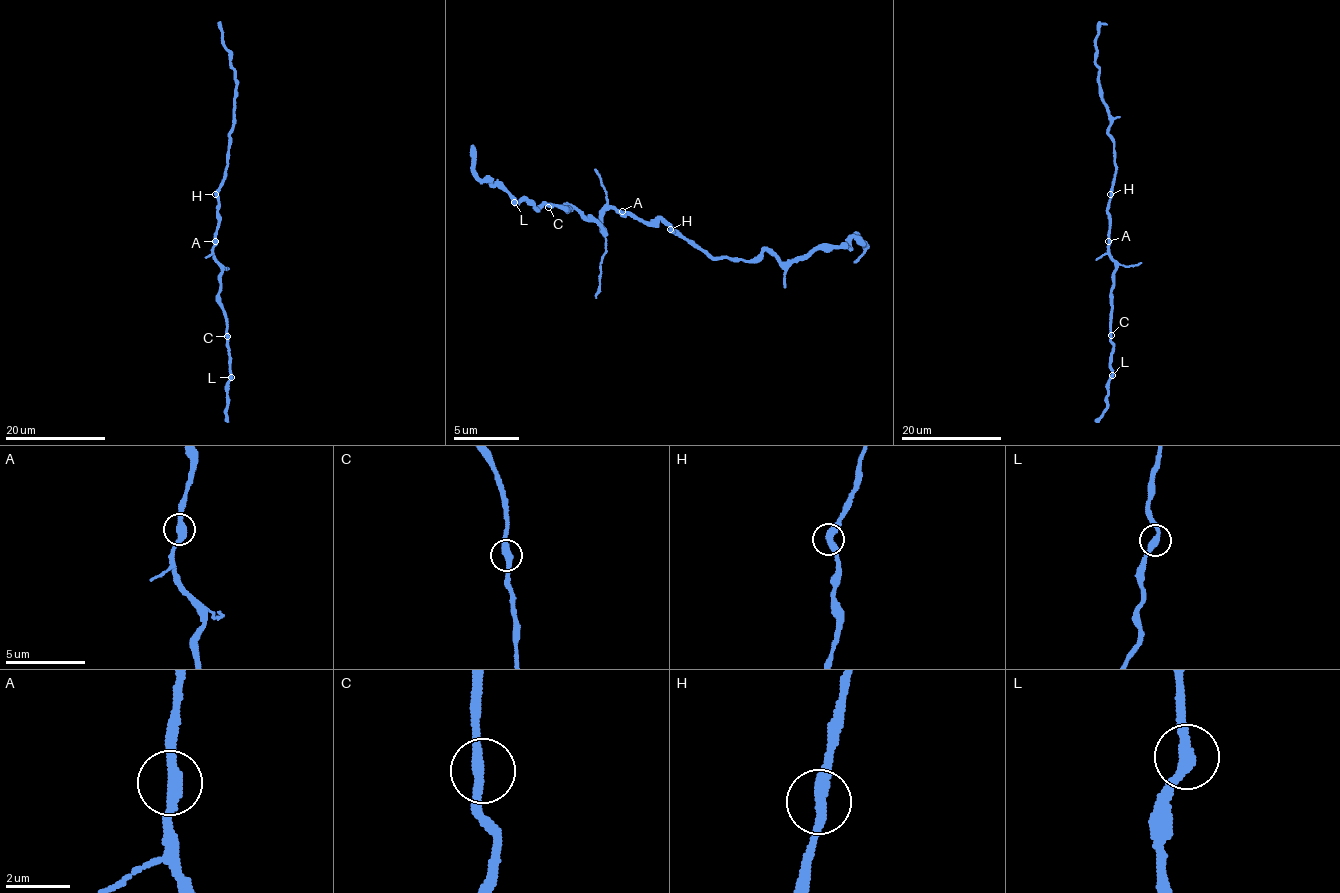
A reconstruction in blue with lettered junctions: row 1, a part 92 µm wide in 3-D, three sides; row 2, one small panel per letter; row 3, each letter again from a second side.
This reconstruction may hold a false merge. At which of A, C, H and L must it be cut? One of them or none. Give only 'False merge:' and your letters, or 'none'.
False merge: none

